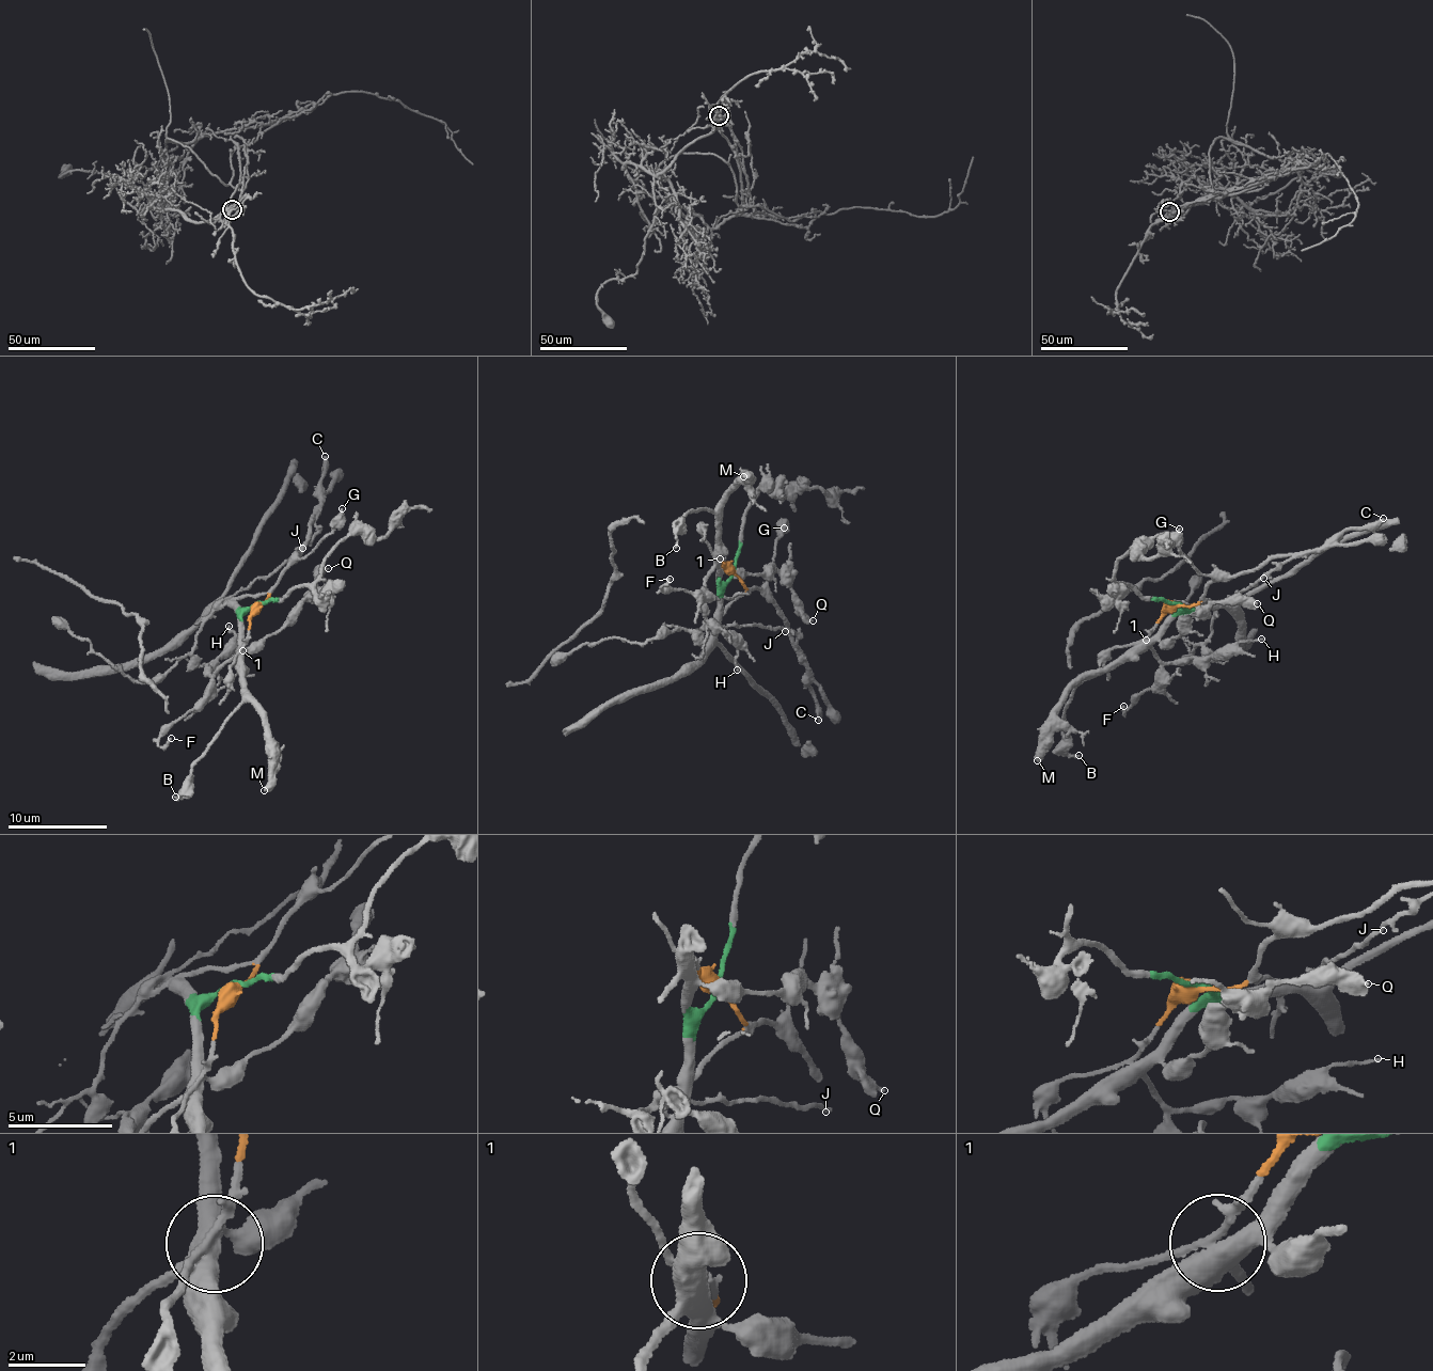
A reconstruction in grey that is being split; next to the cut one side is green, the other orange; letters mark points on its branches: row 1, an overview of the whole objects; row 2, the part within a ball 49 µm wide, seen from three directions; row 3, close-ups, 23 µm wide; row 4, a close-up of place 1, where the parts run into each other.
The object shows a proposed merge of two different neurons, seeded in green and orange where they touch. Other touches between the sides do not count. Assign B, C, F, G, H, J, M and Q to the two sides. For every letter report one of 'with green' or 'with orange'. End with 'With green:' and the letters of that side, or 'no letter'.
B: with green
C: with orange
F: with green
G: with orange
H: with green
J: with orange
M: with green
Q: with green
With green: B, F, H, M, Q

